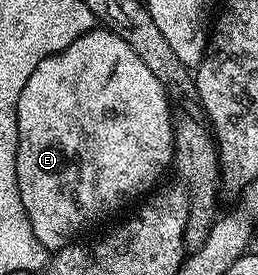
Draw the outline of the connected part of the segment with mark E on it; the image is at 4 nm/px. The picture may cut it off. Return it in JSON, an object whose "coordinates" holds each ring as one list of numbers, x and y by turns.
{"coordinates":[[94,30,75,38,71,46,67,46,62,52,51,54,35,66,35,71,31,78,27,78,27,86,23,86,23,94,19,94,17,103,17,129,19,130,19,146,17,147,17,181,19,182,19,198,23,202,23,210,27,210,27,218,31,222,31,230,35,238,47,250,56,250,65,248,67,245,74,243,77,236,84,230,88,224,97,224,100,220,108,218,112,212,120,210,124,204,132,205,140,201,146,194,154,191,158,187,161,175,165,171,170,171,173,164,173,126,175,123,174,113,169,113,169,96,165,85,147,70,147,62,135,54,113,32,104,30]]}

